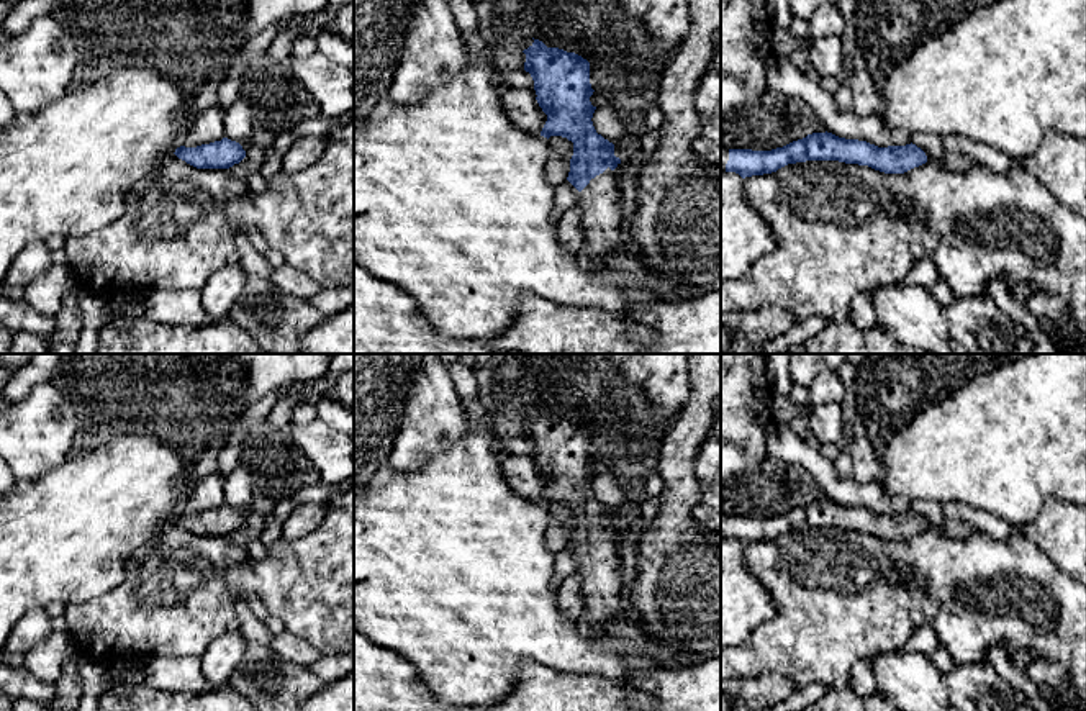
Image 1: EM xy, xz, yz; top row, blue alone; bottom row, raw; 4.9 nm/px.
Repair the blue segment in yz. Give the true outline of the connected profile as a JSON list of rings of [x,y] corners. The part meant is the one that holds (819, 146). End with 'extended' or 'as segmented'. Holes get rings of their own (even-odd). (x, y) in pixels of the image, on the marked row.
[[[812,133],[772,151],[721,147],[721,172],[735,172],[742,179],[776,172],[806,161],[839,161],[868,165],[885,174],[904,174],[927,162],[916,144],[878,147],[867,141],[845,139],[832,133]]]; extended

